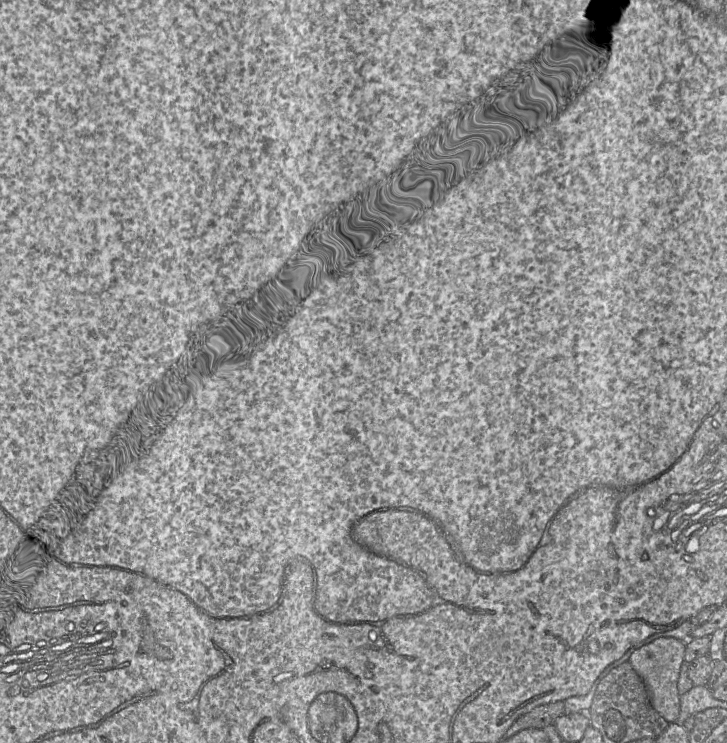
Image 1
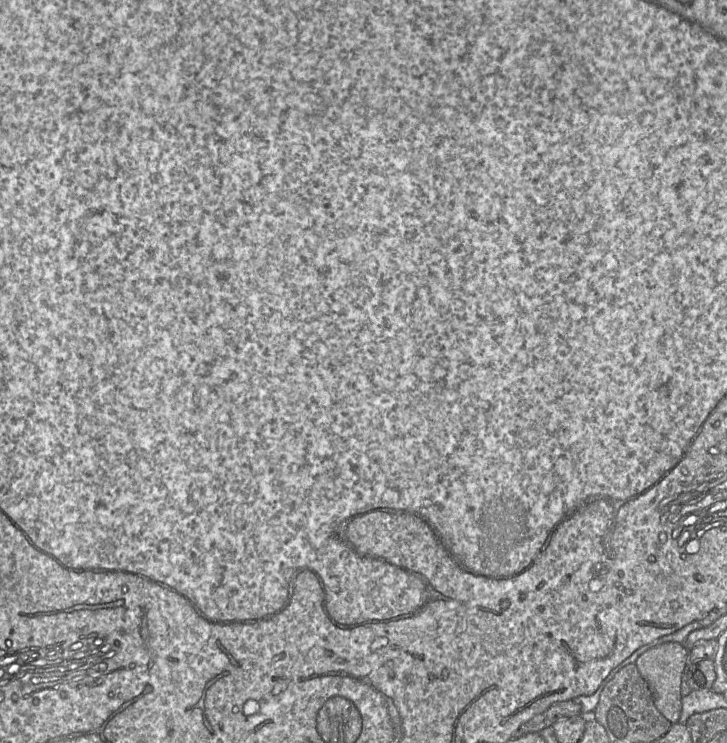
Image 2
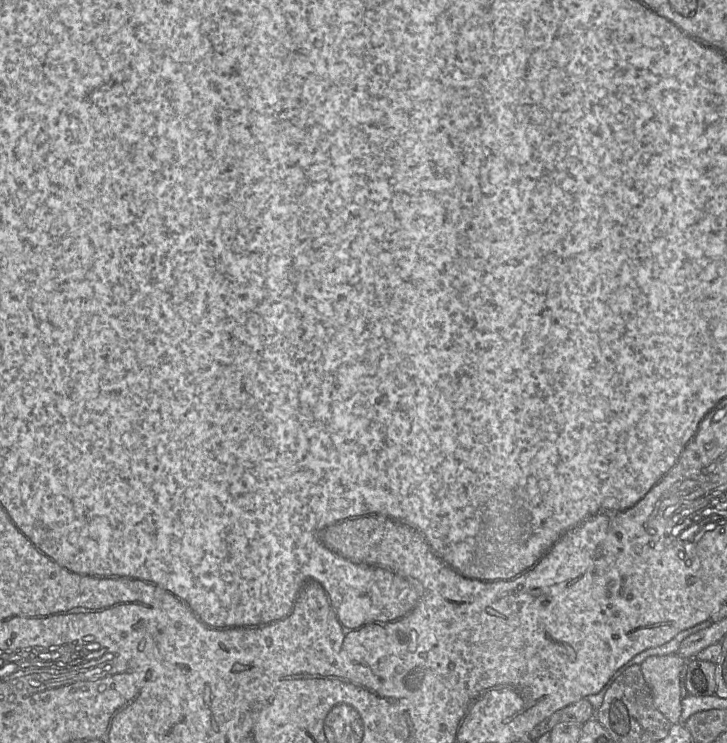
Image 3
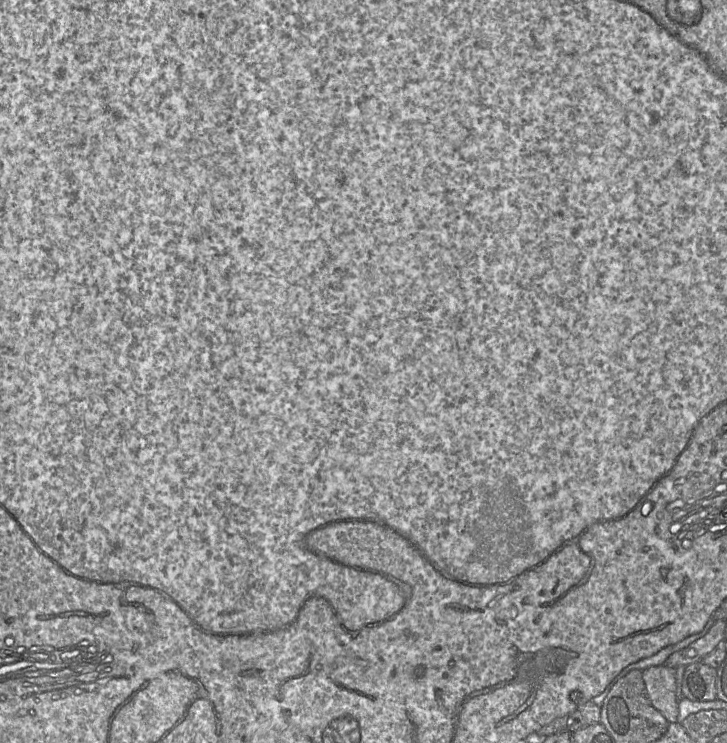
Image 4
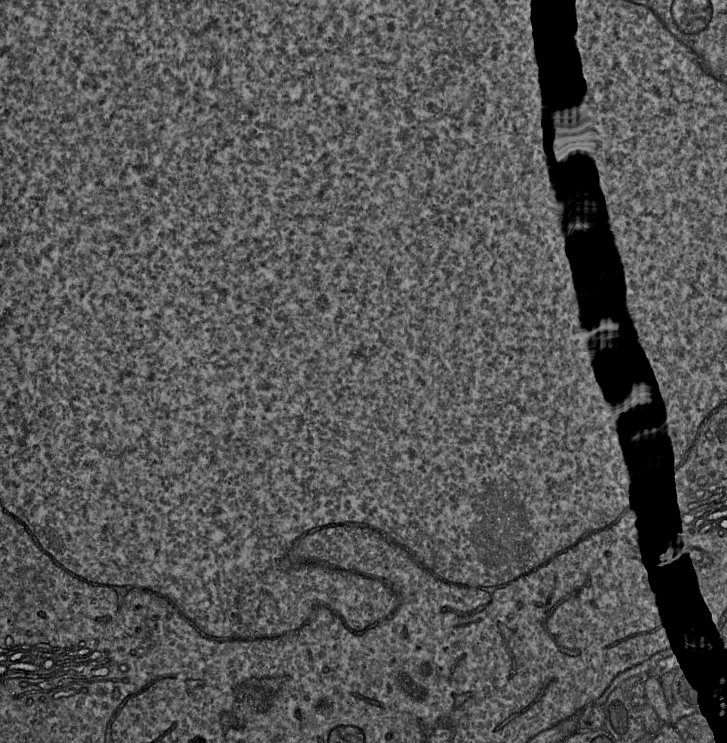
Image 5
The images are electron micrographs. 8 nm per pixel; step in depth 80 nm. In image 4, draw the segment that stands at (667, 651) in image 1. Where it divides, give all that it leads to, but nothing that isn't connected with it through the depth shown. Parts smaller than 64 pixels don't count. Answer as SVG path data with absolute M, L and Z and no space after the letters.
M667 665L651 666L642 671L648 697L652 705L669 723L677 722L675 668Z

